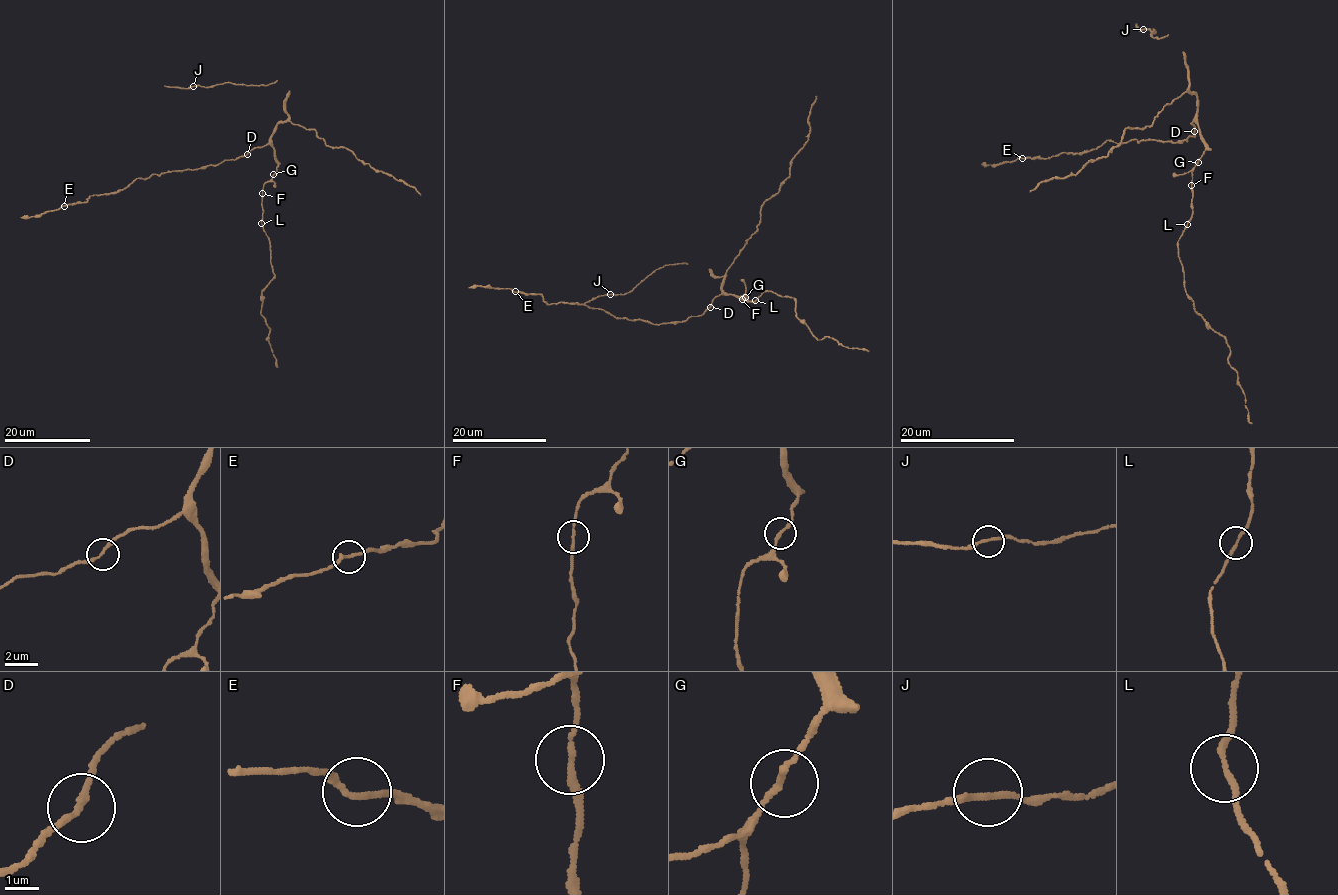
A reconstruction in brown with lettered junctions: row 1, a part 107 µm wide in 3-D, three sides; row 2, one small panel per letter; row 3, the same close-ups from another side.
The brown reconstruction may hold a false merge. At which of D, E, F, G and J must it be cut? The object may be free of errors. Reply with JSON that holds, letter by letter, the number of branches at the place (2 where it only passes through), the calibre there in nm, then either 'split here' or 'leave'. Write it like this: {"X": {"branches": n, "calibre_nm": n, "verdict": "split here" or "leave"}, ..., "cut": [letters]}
{"D": {"branches": 2, "calibre_nm": 170, "verdict": "leave"}, "E": {"branches": 2, "calibre_nm": 170, "verdict": "leave"}, "F": {"branches": 2, "calibre_nm": 180, "verdict": "leave"}, "G": {"branches": 2, "calibre_nm": 170, "verdict": "leave"}, "J": {"branches": 2, "calibre_nm": 180, "verdict": "leave"}, "cut": []}

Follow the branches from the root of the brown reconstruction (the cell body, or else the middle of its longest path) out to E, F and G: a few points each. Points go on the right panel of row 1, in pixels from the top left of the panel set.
E: (1194, 131), (1195, 137), (1177, 142), (1134, 139), (1119, 143), (1106, 139), (1082, 152), (1022, 158)
F: (1194, 131), (1191, 123), (1194, 120), (1205, 151), (1191, 171), (1190, 185)
G: (1194, 131), (1191, 123), (1194, 120), (1205, 150), (1198, 162)

